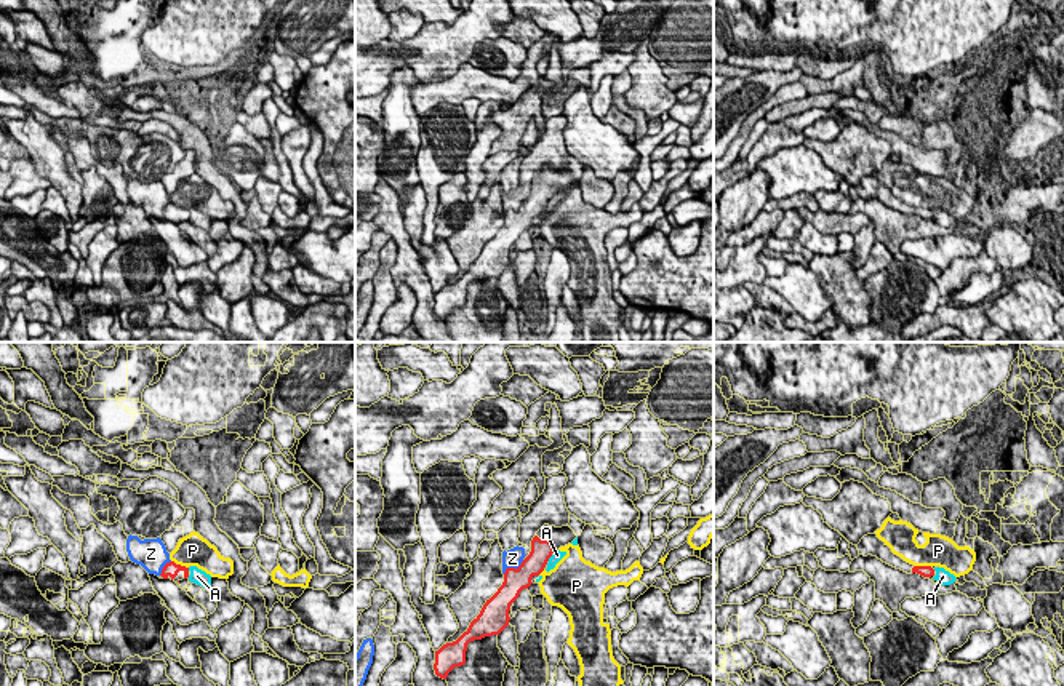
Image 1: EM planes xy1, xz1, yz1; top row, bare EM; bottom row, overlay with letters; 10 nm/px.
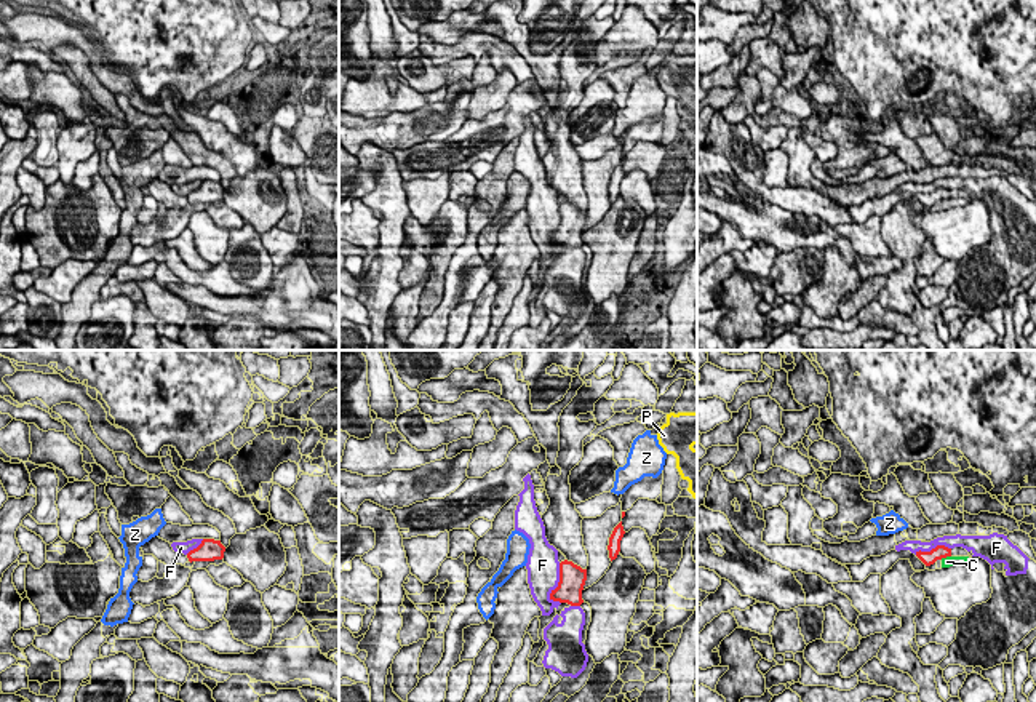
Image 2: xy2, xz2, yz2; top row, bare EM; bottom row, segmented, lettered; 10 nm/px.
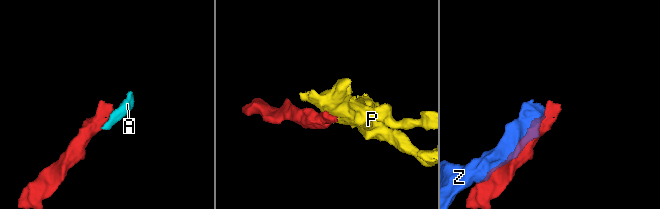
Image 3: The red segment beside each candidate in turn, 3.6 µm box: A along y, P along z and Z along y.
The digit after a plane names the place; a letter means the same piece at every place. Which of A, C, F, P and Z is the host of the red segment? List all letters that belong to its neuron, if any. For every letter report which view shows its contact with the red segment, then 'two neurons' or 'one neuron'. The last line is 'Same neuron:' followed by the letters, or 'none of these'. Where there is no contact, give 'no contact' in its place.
A: xz1 | two neurons
C: yz2 | two neurons
F: xz2 | two neurons
P: yz1 | two neurons
Z: xz1 | two neurons
Same neuron: none of these

